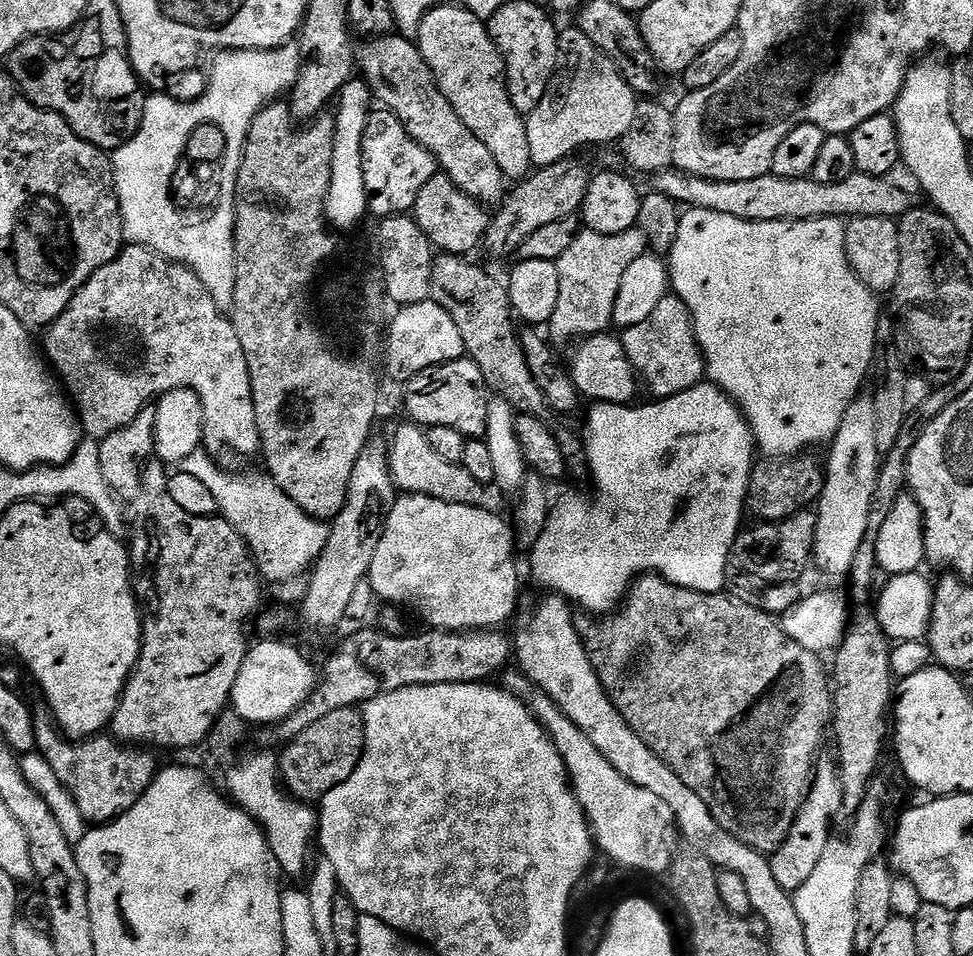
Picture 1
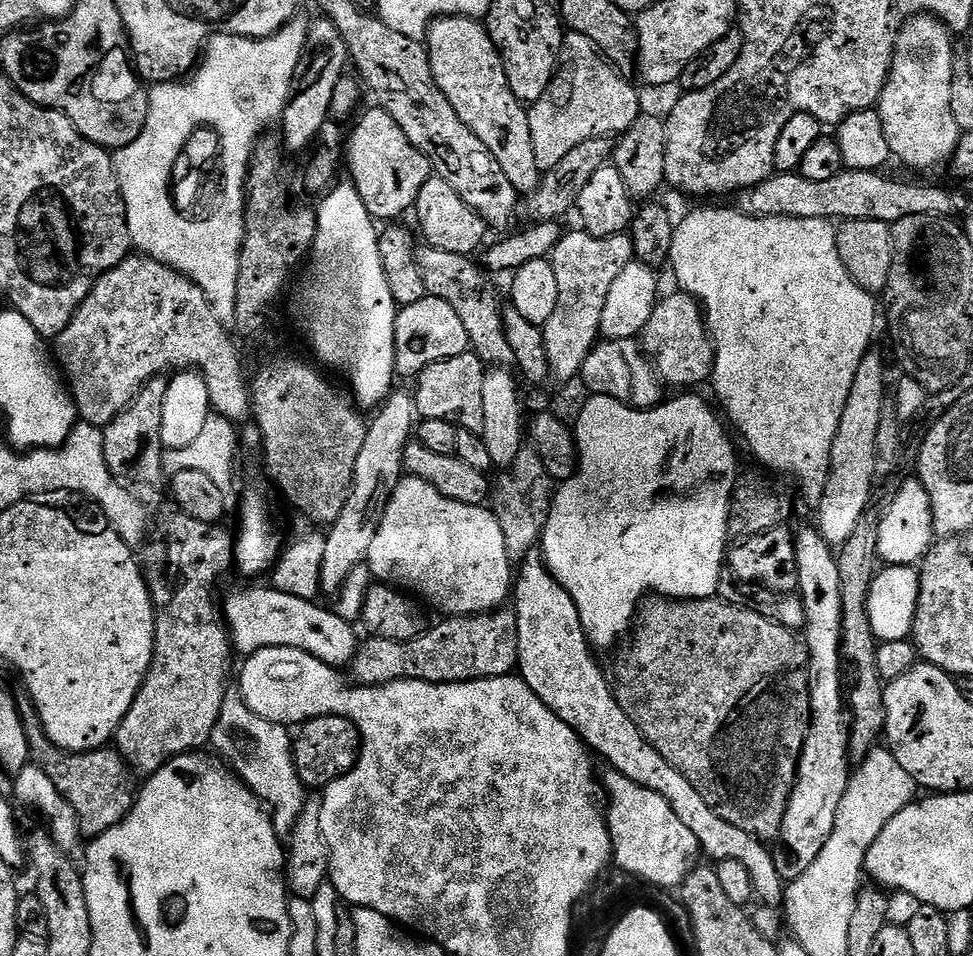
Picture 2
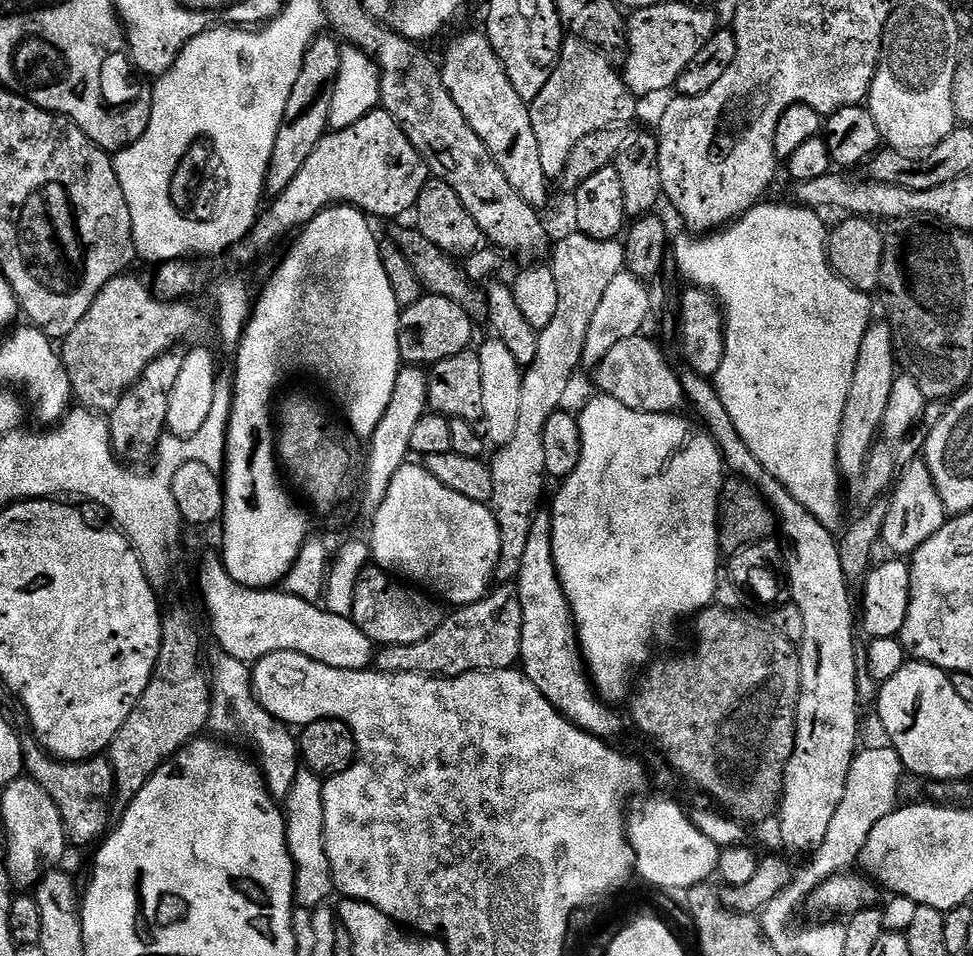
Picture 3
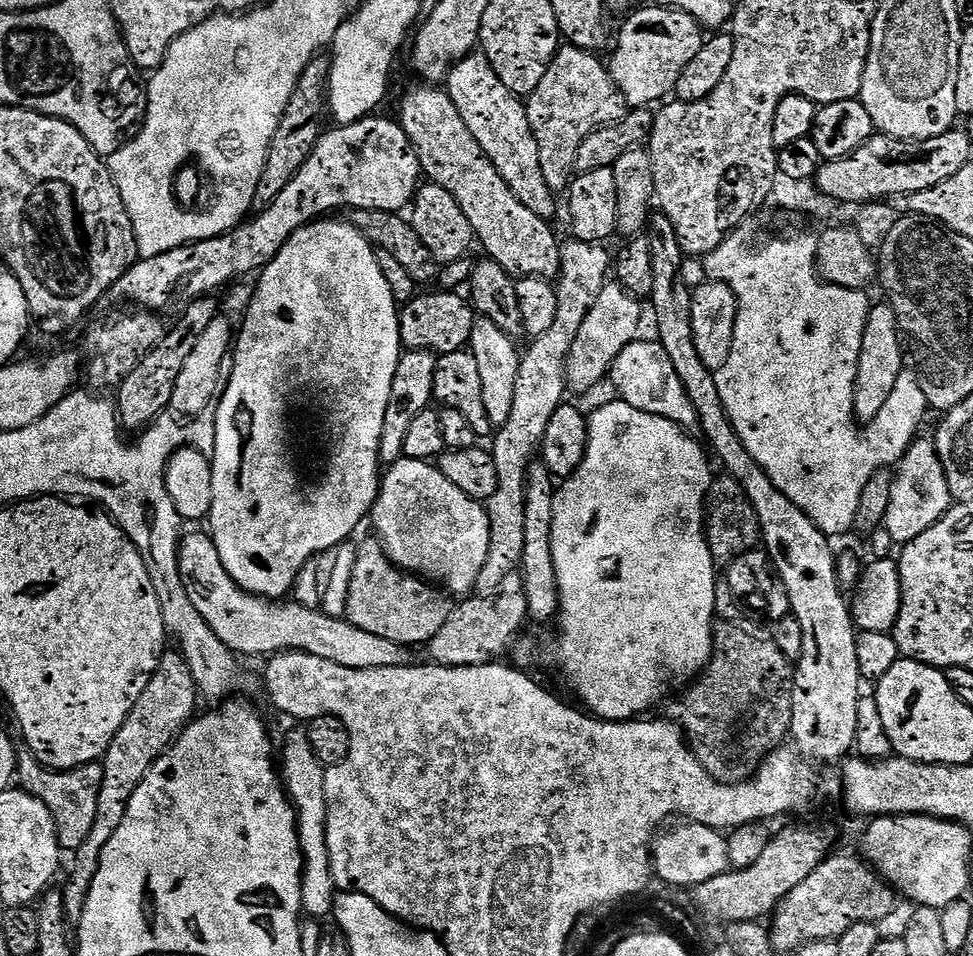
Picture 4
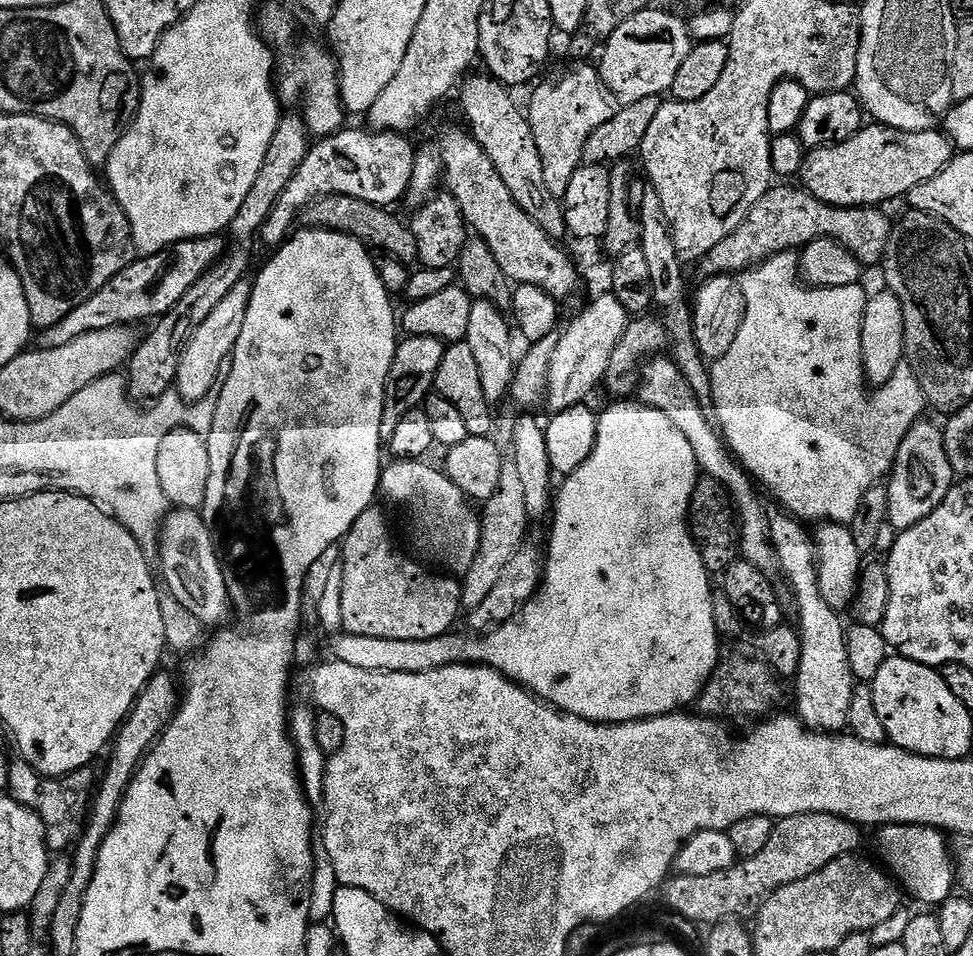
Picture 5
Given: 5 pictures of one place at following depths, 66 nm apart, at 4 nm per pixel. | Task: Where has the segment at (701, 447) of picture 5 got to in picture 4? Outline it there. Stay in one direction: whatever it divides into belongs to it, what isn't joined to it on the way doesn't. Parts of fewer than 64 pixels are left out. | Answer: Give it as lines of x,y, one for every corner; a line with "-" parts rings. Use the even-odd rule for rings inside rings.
644,339
633,340
626,346
626,350
622,350
622,354
618,354
618,358
614,358
610,381
616,387
615,395
634,406
634,410
661,416
685,430
695,429
697,423
694,406
690,406
686,386
682,386
682,378
678,378
674,365
670,363
670,354
666,354
659,339

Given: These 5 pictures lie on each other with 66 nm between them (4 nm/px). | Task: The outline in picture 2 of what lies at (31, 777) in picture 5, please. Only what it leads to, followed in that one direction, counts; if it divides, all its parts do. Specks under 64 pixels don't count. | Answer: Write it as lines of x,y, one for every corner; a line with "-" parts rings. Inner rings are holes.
21,699
16,709
18,718
22,718
22,730
26,730
26,742
30,742
31,763
37,764
50,778
50,782
58,786
58,794
62,794
62,798
70,802
77,822
80,823
81,837
101,836
103,832
119,824
132,811
133,777
130,775
130,769
125,764
123,756
116,751
115,747
95,748
93,752
67,752
54,746
54,742
50,742
42,726
42,718
31,700

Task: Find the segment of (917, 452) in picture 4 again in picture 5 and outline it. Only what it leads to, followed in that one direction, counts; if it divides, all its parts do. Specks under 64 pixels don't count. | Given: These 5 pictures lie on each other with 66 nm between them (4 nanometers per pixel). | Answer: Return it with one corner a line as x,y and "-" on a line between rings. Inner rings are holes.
917,422
906,438
902,438
902,446
898,446
896,461
892,463
892,471
886,480
890,494
888,522
893,529
896,527
897,533
910,526
918,526
922,518
930,515
944,501
954,483
941,425
924,423

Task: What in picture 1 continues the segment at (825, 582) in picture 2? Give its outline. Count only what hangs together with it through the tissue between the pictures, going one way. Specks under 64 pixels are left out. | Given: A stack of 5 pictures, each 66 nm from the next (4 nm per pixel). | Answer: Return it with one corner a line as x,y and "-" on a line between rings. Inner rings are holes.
821,759
817,763
812,778
812,789
802,806
802,810
796,815
791,834
787,836
783,846
774,852
769,859
774,878
789,894
794,894
800,889
802,884
810,878
815,867
818,866
822,854
825,853
828,845
832,842
829,832
832,828
832,819
835,818
836,811
839,813
842,808
838,768
831,759
828,760

